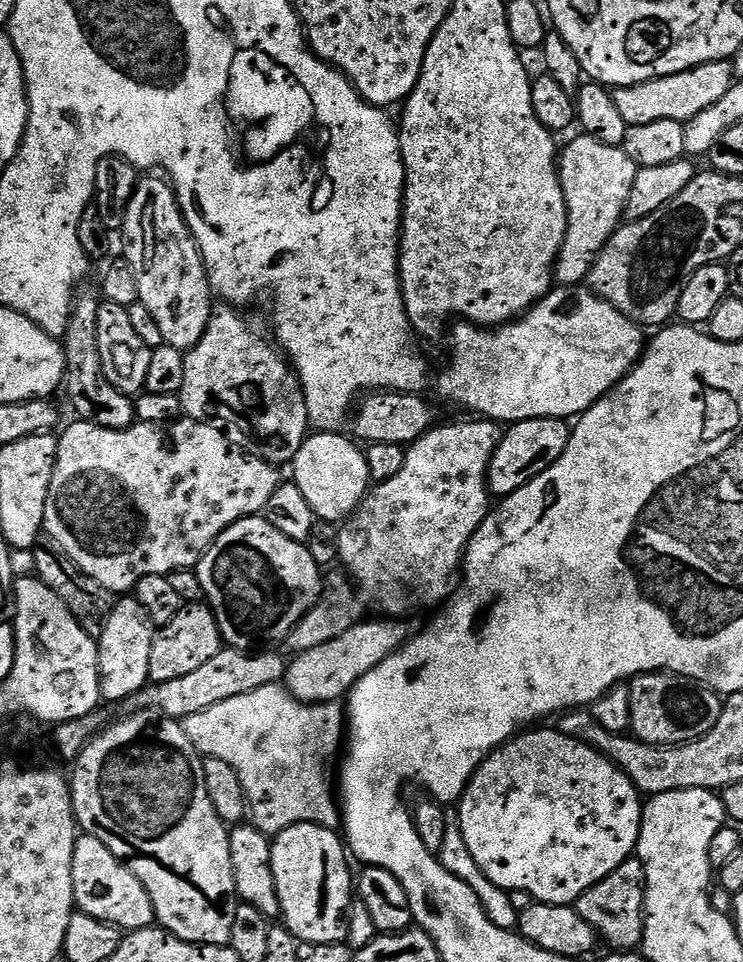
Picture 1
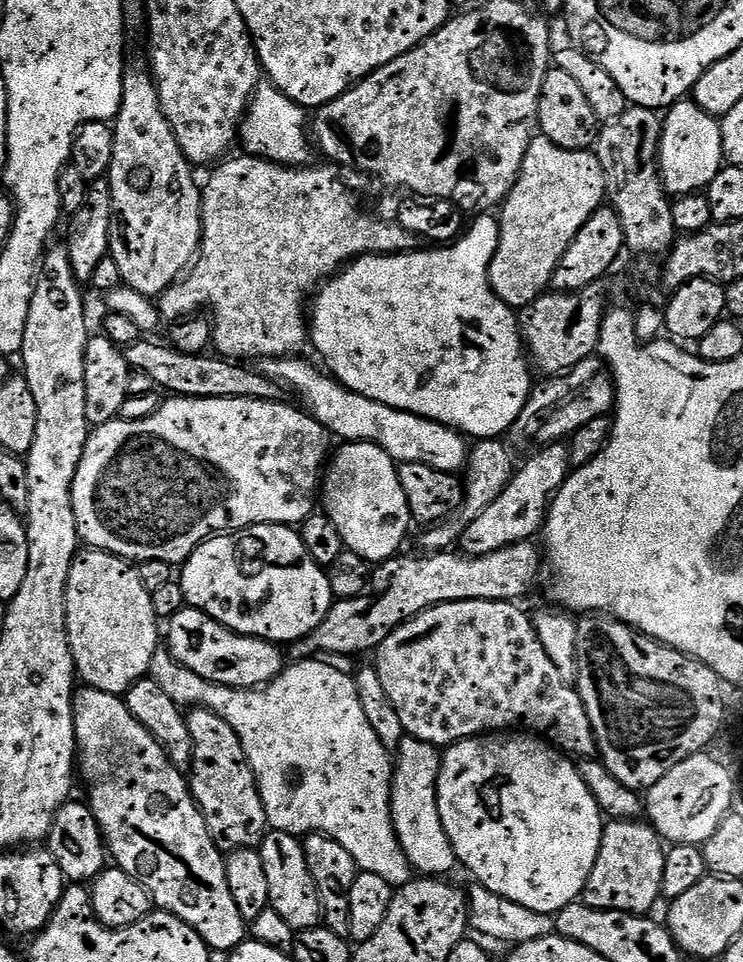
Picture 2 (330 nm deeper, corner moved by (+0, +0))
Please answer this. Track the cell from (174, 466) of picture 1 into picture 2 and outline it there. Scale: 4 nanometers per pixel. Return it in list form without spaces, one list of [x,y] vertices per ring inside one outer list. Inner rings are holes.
[[[172,396],[161,403],[156,411],[141,420],[117,418],[105,424],[95,425],[89,431],[86,450],[78,466],[78,474],[72,487],[74,516],[78,522],[81,545],[97,552],[109,552],[129,562],[157,560],[173,566],[183,565],[201,542],[209,536],[240,532],[255,524],[286,524],[299,526],[306,517],[318,508],[318,497],[322,492],[322,477],[330,459],[328,440],[330,433],[314,417],[299,407],[291,408],[280,400],[255,400],[254,398],[190,398]]]

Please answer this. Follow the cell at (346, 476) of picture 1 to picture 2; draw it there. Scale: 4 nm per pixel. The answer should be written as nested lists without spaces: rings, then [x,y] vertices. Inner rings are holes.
[[[344,442],[339,446],[341,448],[337,452],[335,449],[322,477],[323,515],[328,516],[330,522],[334,522],[338,534],[342,534],[342,542],[347,551],[369,562],[391,560],[403,549],[400,547],[408,536],[408,527],[414,524],[412,511],[408,508],[406,494],[402,490],[397,461],[391,460],[376,444]]]

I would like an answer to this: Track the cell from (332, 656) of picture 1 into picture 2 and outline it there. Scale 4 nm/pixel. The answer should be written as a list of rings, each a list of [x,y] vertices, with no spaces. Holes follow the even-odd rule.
[[[557,442],[546,444],[539,449],[528,461],[521,463],[512,474],[512,481],[498,494],[494,506],[482,510],[458,541],[458,548],[463,555],[481,556],[494,554],[494,550],[502,550],[511,544],[523,544],[533,539],[532,535],[543,529],[544,521],[548,518],[548,505],[556,496],[556,491],[568,479],[570,465],[568,462],[568,444]]]

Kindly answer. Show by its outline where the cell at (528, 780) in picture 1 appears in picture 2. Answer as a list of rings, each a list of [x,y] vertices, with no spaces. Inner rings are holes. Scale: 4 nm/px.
[[[516,734],[513,736],[516,736],[513,740],[504,740],[508,738],[460,740],[443,749],[440,758],[440,773],[436,783],[438,814],[442,818],[446,838],[450,838],[450,846],[454,846],[457,861],[461,865],[465,864],[472,871],[472,876],[476,879],[475,883],[479,887],[490,890],[502,898],[510,898],[510,902],[518,902],[518,906],[526,906],[526,910],[555,914],[561,912],[568,904],[575,904],[581,899],[586,882],[590,878],[590,870],[598,858],[606,820],[601,813],[598,802],[594,802],[594,794],[590,794],[579,767],[565,753],[535,734]]]

